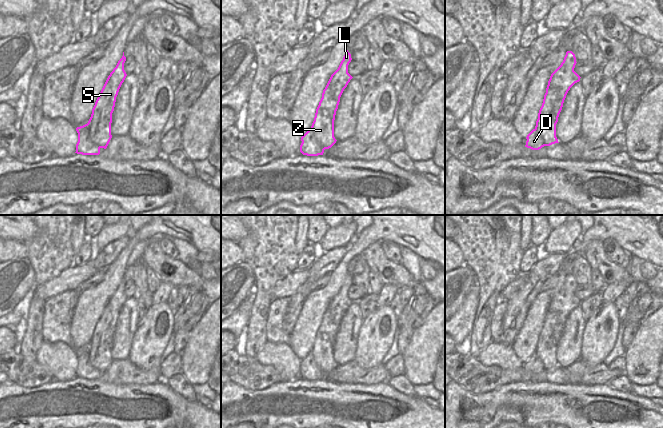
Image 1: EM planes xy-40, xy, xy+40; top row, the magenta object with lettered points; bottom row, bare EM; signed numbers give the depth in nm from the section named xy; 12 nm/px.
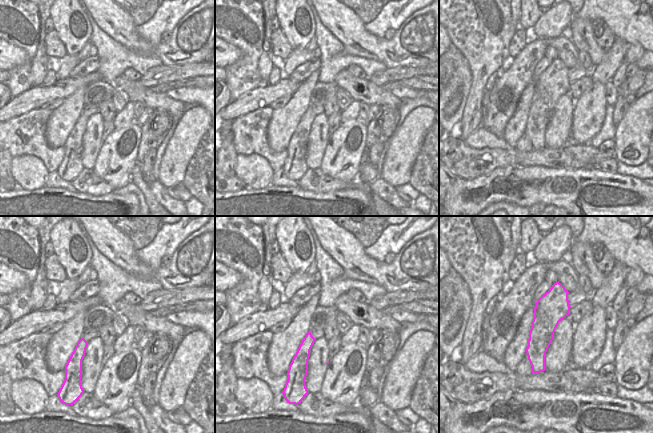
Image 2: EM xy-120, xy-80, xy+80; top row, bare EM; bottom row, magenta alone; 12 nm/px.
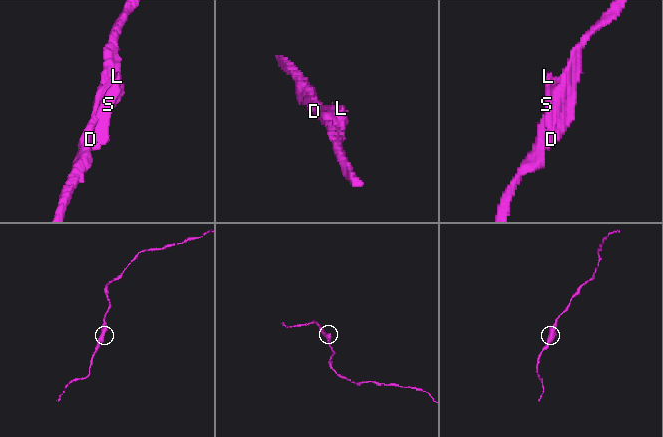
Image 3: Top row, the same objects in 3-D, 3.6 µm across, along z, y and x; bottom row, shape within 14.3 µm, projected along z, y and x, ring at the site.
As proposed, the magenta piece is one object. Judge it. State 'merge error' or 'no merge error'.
no merge error

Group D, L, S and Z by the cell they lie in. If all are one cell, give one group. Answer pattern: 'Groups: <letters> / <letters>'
Groups: D L S Z

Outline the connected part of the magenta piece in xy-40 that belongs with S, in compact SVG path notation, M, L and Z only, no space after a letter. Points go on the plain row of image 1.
M123 276L122 282L108 300L95 326L88 347L76 352L78 366L75 377L99 379L101 372L107 372L112 362L111 347L116 321L127 300L124 294L125 285L126 281Z

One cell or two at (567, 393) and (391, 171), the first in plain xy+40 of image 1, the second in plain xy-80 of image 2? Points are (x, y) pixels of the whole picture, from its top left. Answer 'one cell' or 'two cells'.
two cells

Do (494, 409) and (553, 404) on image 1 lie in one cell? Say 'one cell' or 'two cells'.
one cell

